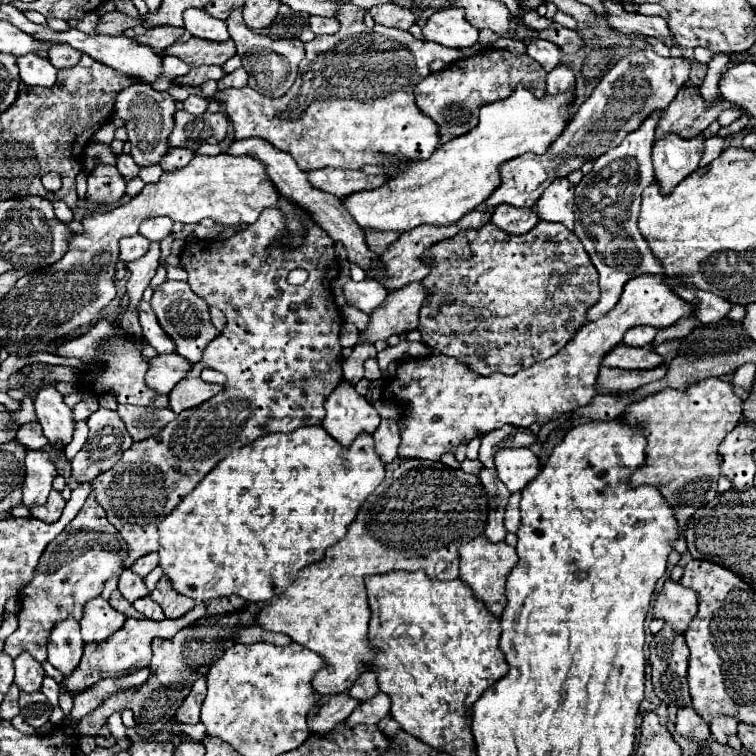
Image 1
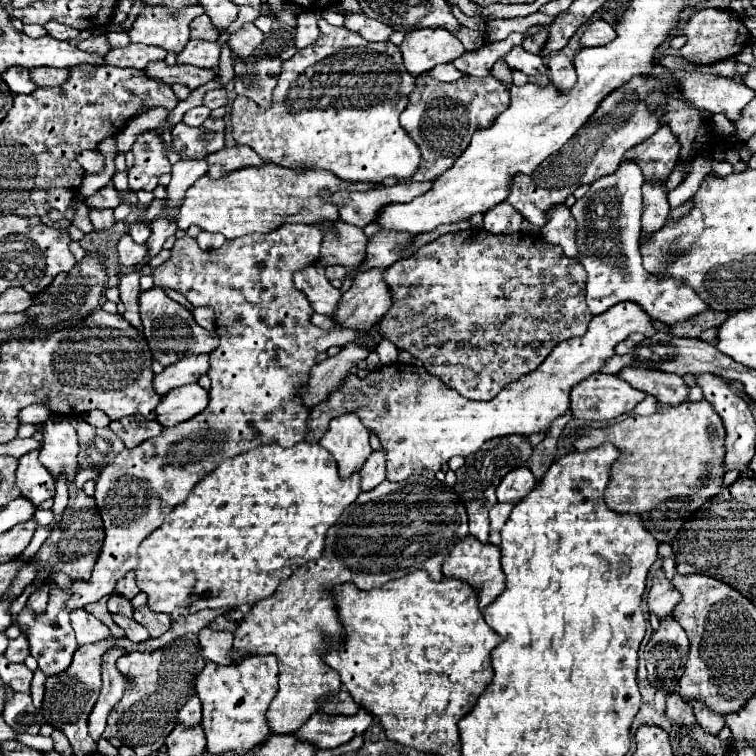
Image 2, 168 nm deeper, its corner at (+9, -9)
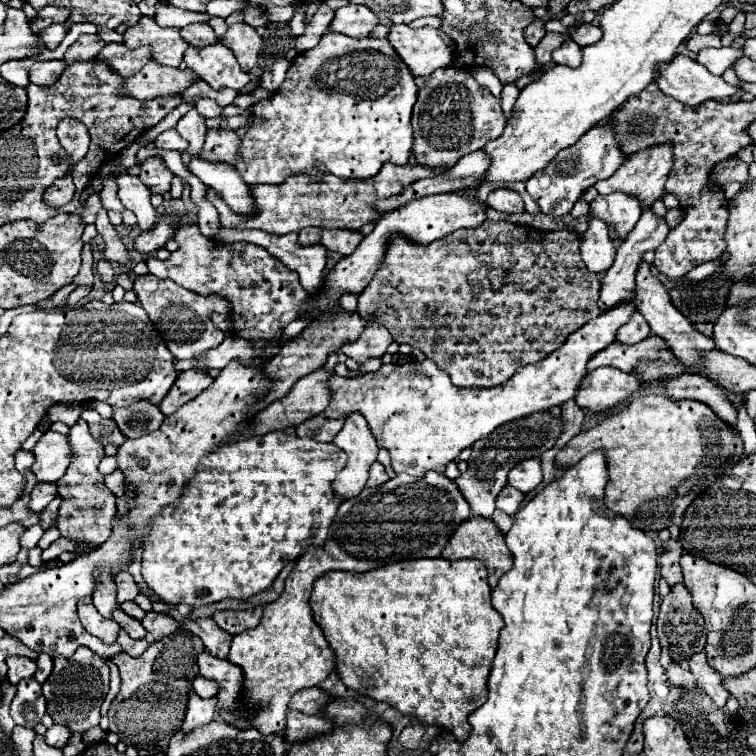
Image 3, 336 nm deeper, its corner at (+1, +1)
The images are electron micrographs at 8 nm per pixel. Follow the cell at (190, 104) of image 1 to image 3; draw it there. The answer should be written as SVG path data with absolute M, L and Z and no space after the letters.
M198 99L194 107L202 117L218 117L222 113L222 107L214 99Z

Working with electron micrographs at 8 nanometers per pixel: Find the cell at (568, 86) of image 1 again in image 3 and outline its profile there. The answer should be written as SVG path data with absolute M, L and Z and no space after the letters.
M566 39L562 47L552 53L552 61L568 67L578 67L582 61L582 49L572 39Z

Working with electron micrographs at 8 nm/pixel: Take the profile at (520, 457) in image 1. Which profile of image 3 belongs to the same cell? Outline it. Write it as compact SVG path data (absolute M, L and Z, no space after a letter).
M526 459L518 463L510 473L508 473L508 485L522 493L534 491L542 483L542 469L540 469L540 459Z

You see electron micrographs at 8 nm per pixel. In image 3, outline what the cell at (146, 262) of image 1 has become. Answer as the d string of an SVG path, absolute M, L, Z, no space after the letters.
M192 109L178 121L176 131L180 133L182 139L188 141L188 149L182 153L182 163L184 163L184 167L188 167L192 157L198 157L204 147L204 139L206 139L206 131L208 131L204 125L204 117L196 109Z

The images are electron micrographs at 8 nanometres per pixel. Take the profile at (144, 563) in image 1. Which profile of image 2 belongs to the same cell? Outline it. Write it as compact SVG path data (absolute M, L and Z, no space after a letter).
M130 571L128 575L124 575L124 577L116 583L114 593L116 593L116 595L122 595L122 597L126 597L126 599L134 599L134 597L140 593L140 589L138 589L138 585L136 585L136 581L134 581L134 571Z

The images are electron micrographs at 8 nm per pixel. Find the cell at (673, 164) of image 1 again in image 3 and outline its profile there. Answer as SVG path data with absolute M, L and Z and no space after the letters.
M644 207L644 209L642 209L642 217L640 217L638 225L628 233L626 243L622 243L622 245L618 247L618 251L616 251L616 261L614 261L614 265L608 269L606 277L602 279L602 289L600 289L600 299L598 299L598 307L600 307L602 311L612 309L614 305L618 305L618 303L630 299L630 297L626 297L626 293L630 293L630 289L634 289L634 277L636 277L638 265L642 263L642 255L644 255L646 251L658 249L658 245L666 239L668 231L670 231L670 227L668 227L668 223L664 221L664 217L658 217L658 215L652 211L652 207Z

